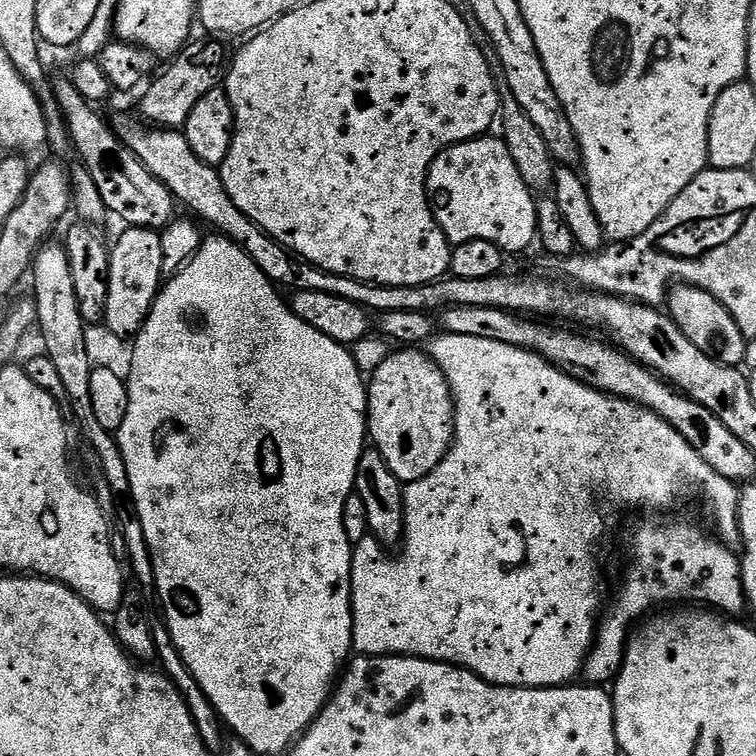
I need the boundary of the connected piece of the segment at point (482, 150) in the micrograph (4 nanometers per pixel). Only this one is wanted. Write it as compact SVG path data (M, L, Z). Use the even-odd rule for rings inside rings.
M485 134L475 140L467 140L464 144L453 144L445 152L439 152L436 161L428 167L428 203L432 205L432 213L436 215L436 221L440 229L444 231L444 237L448 239L449 245L452 246L471 240L485 240L486 242L494 242L508 254L520 252L523 248L530 247L537 239L536 202L537 197L526 186L526 182L522 182L522 174L518 174L518 166L514 166L514 158L510 158L510 150L504 145L503 139L496 137L495 140L492 134Z

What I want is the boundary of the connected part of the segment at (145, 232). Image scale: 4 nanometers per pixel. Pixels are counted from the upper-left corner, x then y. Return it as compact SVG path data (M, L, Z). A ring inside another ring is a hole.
M155 228L123 229L125 232L111 245L110 294L106 298L104 324L118 336L135 338L142 330L156 296L162 287L162 242Z

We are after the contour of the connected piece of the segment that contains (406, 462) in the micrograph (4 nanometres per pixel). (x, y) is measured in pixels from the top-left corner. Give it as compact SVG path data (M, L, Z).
M396 351L388 355L367 381L368 434L390 470L409 485L426 478L448 453L456 431L456 408L442 370L438 370L427 351Z

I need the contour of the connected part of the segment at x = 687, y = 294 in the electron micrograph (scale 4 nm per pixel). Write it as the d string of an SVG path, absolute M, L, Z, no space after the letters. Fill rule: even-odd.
M677 283L669 293L666 308L678 330L682 330L682 334L686 334L686 338L690 338L690 342L702 350L702 354L714 358L714 362L719 364L740 366L745 363L749 341L742 334L734 314L730 314L730 310L726 310L718 298L692 284Z

